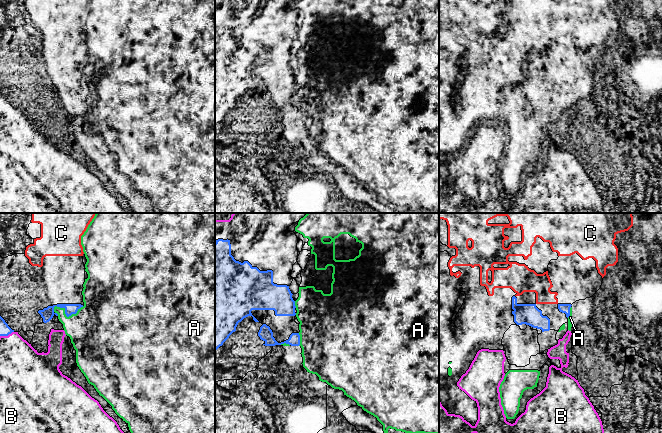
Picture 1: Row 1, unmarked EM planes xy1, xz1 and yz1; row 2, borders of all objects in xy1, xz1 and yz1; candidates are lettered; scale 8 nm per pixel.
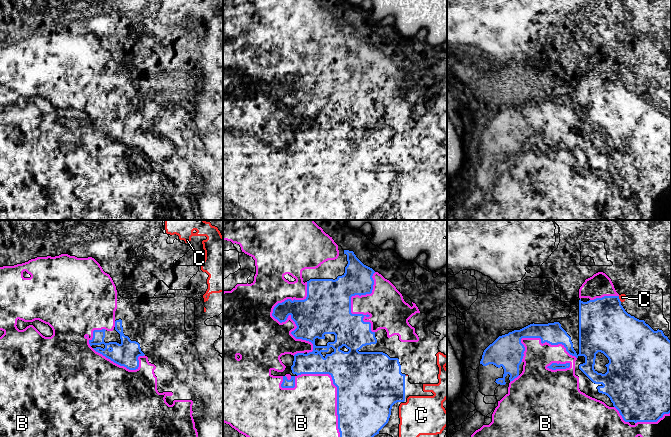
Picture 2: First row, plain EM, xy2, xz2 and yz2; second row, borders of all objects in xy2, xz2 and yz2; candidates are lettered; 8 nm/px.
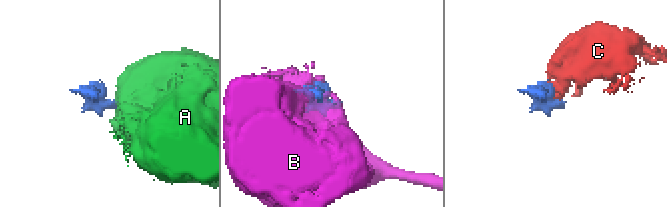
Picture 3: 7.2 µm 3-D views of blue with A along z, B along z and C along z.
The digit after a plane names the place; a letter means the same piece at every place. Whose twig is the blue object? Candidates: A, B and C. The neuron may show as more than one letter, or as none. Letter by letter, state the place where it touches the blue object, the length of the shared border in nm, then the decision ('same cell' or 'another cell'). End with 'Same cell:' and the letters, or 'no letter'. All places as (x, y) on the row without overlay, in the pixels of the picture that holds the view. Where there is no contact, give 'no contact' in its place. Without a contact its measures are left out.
A: meets blue in xy1 at (65, 89); contact 260 nm long; another cell
B: meets blue in xz2 at (278, 96); contact 600 nm long; same cell
C: meets blue in yz2 at (619, 75); contact 50 nm long; another cell
Same cell: B

